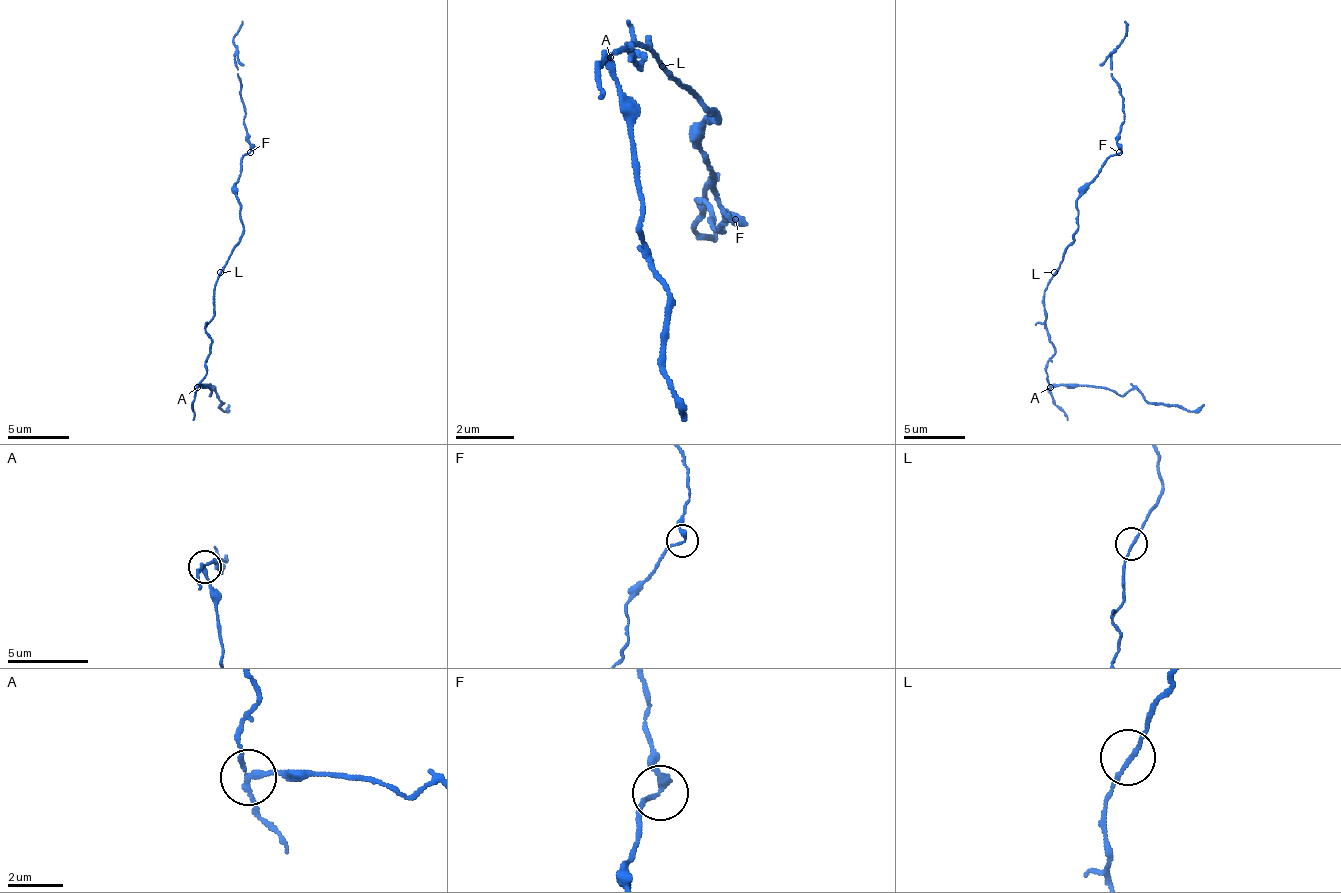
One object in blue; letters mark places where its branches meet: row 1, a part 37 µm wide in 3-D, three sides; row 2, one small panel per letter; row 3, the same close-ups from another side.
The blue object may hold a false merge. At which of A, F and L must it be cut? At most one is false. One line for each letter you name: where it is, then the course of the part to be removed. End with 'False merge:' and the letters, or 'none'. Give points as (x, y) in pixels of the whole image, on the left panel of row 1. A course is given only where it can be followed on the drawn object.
A: at (197, 387); foreign part runs (198, 386), (207, 386), (210, 395), (210, 389), (223, 401), (220, 404), (223, 411), (229, 404)
False merge: A

